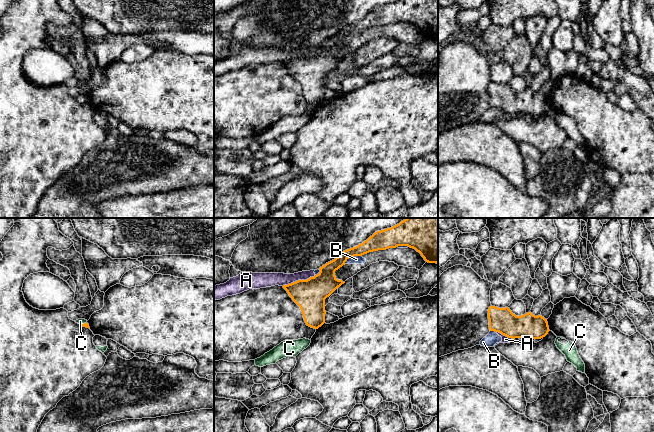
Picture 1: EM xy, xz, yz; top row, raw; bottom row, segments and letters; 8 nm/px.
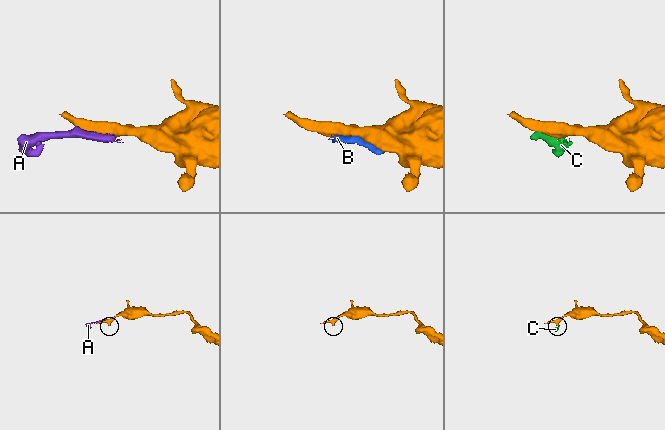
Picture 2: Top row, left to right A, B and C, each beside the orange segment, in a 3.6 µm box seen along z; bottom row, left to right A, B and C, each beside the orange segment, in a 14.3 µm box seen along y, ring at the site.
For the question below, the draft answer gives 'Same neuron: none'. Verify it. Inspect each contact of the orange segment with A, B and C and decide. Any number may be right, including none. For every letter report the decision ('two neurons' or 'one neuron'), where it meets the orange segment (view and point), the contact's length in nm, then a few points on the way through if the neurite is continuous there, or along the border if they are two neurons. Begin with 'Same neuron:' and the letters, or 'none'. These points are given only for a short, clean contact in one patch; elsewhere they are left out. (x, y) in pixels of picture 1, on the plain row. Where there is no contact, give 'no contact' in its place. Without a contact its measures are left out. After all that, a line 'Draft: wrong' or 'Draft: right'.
Same neuron: none
A: two neurons | xz (298, 56) | 280 nm
B: two neurons | xz (352, 32) | 160 nm
C: two neurons | xy (84, 99) | 50 nm | along xy (86, 98), (81, 100)
Draft: right

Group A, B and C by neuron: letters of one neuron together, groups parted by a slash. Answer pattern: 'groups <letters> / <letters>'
groups A B C

